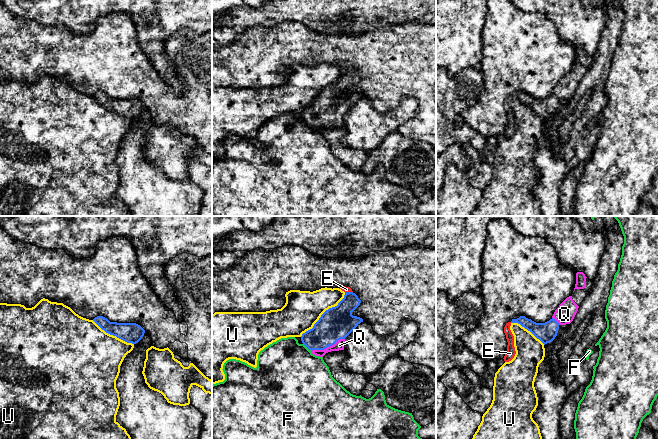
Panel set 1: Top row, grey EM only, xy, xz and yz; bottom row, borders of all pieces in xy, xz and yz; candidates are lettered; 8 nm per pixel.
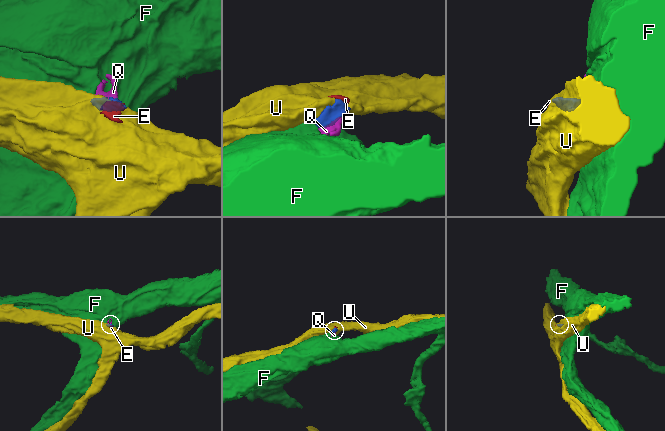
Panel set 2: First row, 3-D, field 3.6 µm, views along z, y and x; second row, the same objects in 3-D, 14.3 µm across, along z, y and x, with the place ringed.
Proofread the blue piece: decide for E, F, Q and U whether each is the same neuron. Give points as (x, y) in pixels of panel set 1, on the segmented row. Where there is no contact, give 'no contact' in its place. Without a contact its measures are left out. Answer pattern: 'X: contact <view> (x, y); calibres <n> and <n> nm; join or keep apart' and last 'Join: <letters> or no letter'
E: contact xz (349, 292); calibres 240 and 50 nm; join
F: contact xz (307, 347); calibres 240 and 480 nm; keep apart
Q: contact xz (327, 346); calibres 260 and 80 nm; join
U: contact xz (323, 313); calibres 260 and 300 nm; keep apart
Join: E, Q

